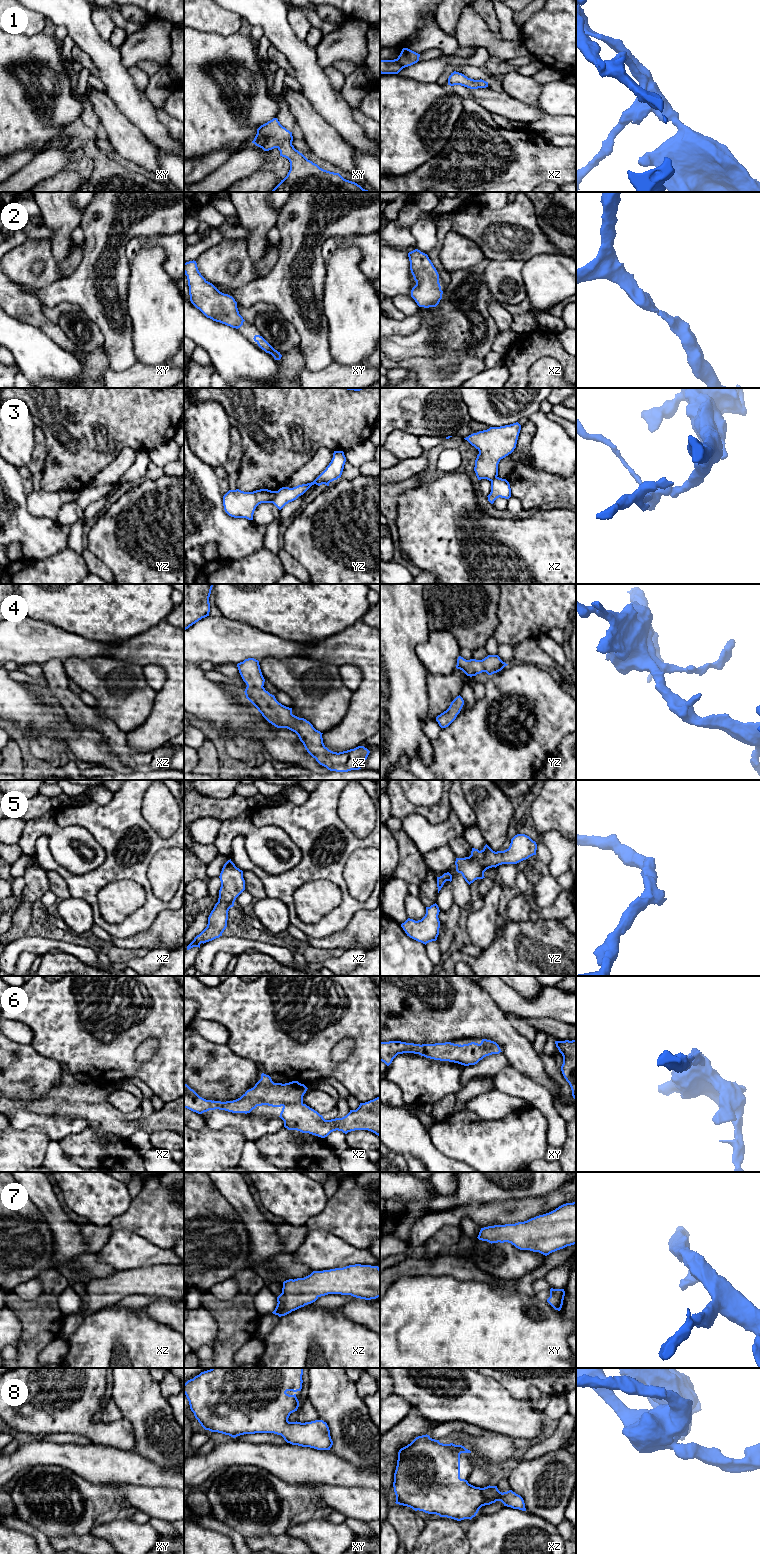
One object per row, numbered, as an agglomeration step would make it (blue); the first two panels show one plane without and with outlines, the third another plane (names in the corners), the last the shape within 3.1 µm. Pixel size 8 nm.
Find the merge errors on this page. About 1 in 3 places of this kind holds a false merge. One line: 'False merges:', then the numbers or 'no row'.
False merges: 3

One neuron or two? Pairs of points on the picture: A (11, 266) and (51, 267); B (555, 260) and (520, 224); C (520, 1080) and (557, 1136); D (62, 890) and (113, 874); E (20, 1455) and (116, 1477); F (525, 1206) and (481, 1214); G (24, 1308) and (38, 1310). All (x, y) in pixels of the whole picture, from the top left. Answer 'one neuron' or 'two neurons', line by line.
A: one neuron
B: two neurons
C: one neuron
D: two neurons
E: one neuron
F: one neuron
G: one neuron

